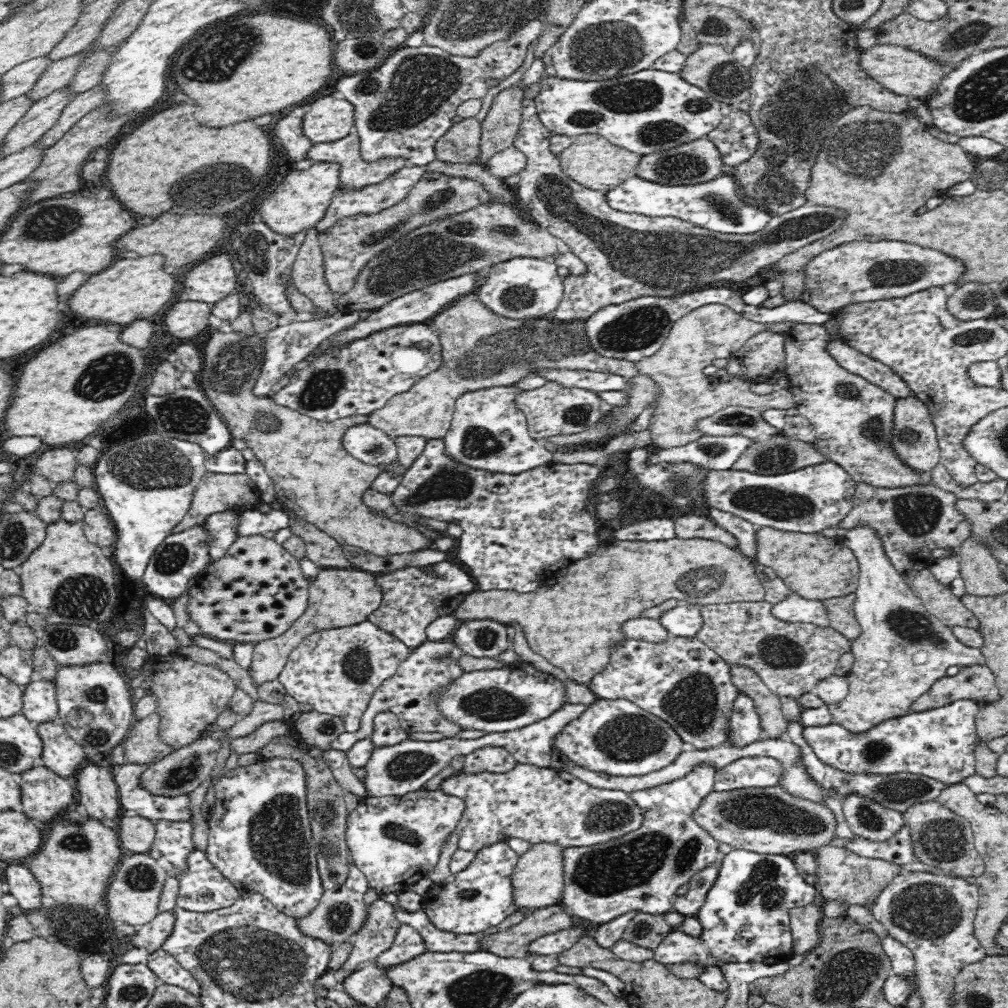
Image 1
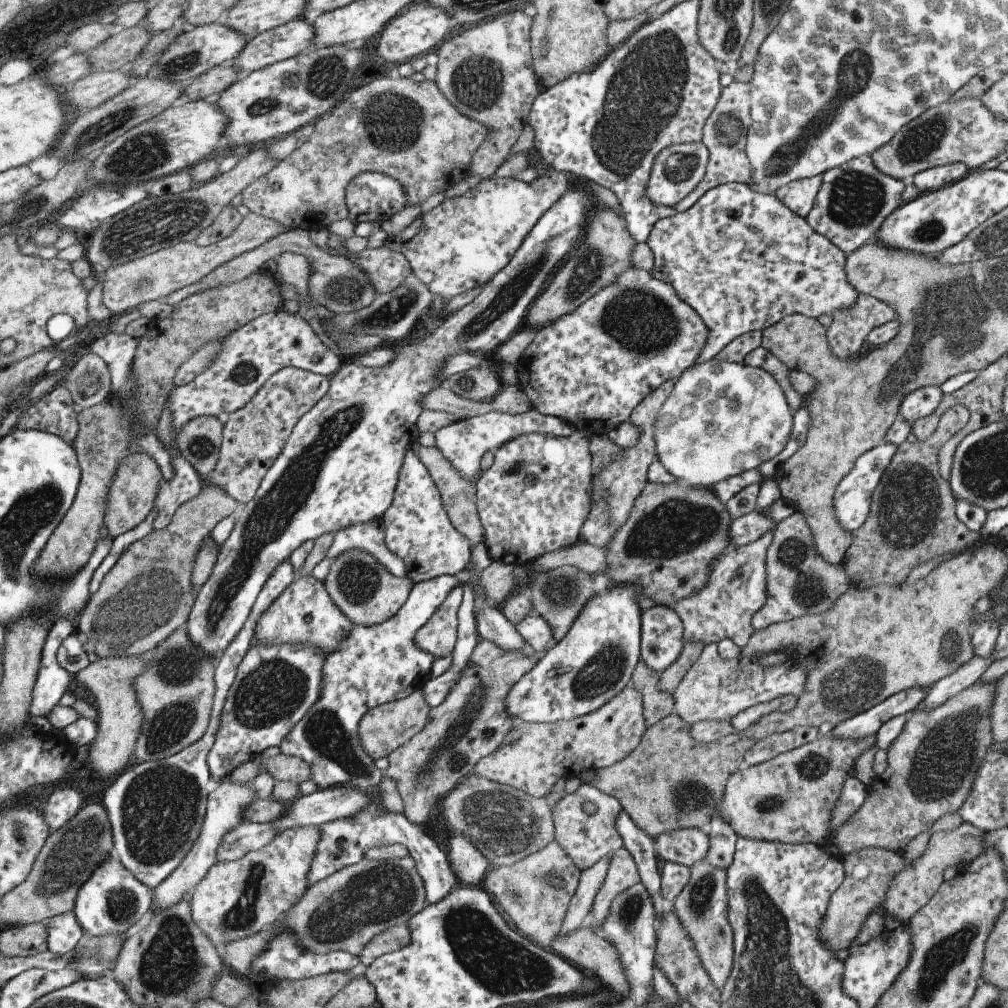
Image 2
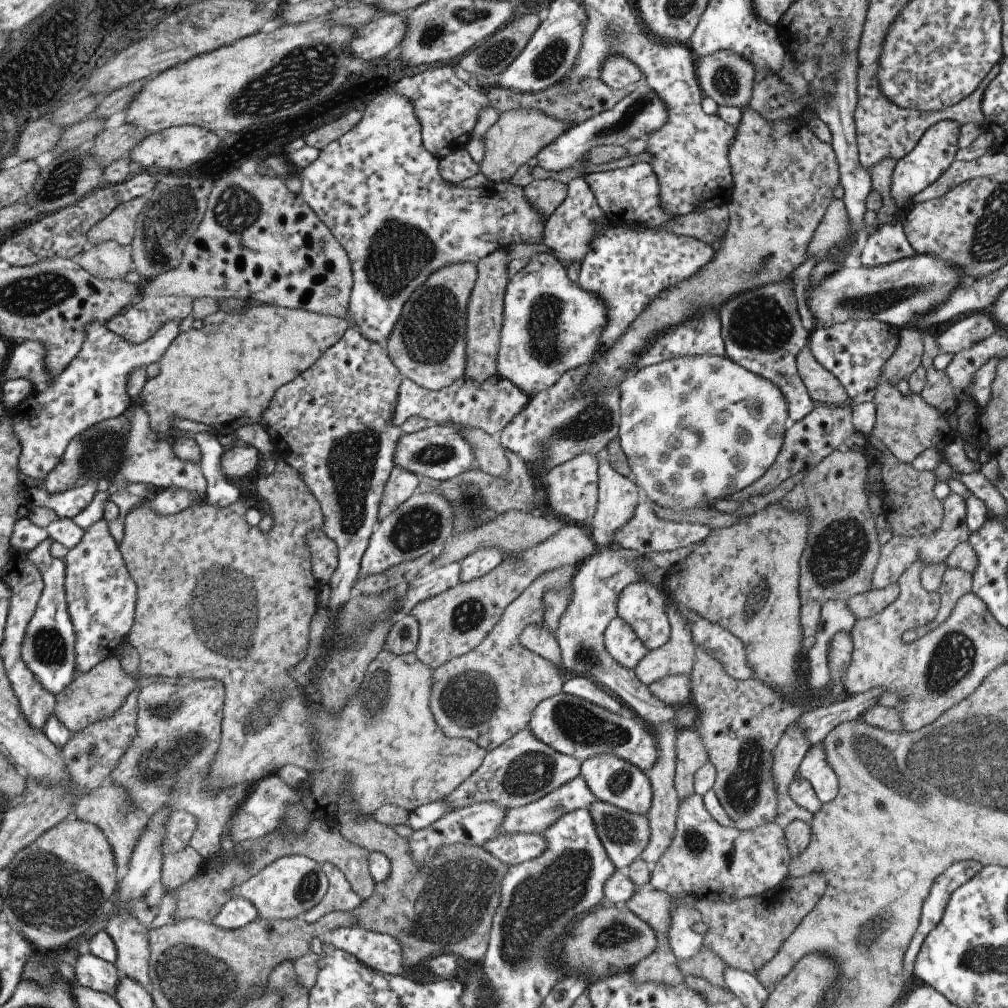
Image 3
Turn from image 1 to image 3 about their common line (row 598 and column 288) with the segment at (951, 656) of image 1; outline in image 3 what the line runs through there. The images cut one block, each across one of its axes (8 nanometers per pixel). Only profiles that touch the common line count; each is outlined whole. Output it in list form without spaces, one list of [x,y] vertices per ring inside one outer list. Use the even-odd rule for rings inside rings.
[[[286,855],[267,864],[245,883],[231,890],[234,896],[250,901],[257,910],[257,918],[264,920],[287,920],[300,917],[318,905],[329,887],[323,865],[304,855]]]

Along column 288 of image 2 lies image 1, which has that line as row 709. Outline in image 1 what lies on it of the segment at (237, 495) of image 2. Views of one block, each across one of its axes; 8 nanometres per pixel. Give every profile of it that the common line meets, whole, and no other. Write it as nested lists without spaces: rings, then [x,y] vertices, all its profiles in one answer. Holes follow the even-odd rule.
[[[426,640],[418,648],[411,649],[409,656],[400,662],[397,671],[374,691],[368,708],[362,715],[360,728],[356,732],[343,732],[332,740],[329,748],[347,751],[356,741],[370,739],[374,730],[373,718],[380,713],[394,713],[400,721],[400,727],[408,734],[442,732],[444,737],[454,737],[463,728],[441,714],[437,709],[435,696],[439,695],[451,680],[464,672],[458,662],[463,656],[464,652],[458,645],[444,640],[438,642]]]

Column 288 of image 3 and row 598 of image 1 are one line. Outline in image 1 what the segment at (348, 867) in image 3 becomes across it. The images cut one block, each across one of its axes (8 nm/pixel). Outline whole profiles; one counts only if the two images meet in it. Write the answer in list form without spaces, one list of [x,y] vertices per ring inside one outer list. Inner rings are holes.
[[[855,593],[836,598],[830,597],[823,601],[828,612],[830,626],[851,641],[861,633],[861,626],[855,618],[854,601]]]

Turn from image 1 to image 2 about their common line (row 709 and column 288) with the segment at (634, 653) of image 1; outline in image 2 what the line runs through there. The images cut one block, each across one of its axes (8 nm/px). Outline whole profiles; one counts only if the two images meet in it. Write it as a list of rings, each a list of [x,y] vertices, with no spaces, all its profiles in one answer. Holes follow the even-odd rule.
[[[298,642],[294,644],[258,644],[250,646],[250,650],[239,663],[234,682],[228,688],[224,708],[220,712],[218,730],[214,732],[214,744],[207,756],[207,763],[212,779],[222,784],[230,778],[230,774],[237,766],[246,764],[258,757],[264,750],[274,746],[280,746],[286,734],[300,722],[300,718],[314,706],[322,694],[322,666],[324,666],[324,654],[320,650],[314,650],[312,646],[302,646]]]

